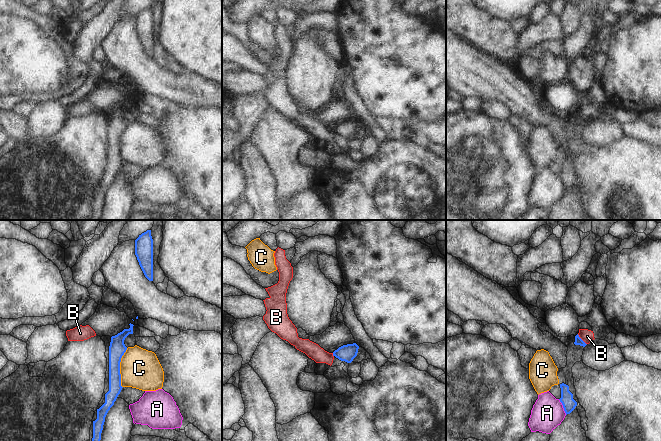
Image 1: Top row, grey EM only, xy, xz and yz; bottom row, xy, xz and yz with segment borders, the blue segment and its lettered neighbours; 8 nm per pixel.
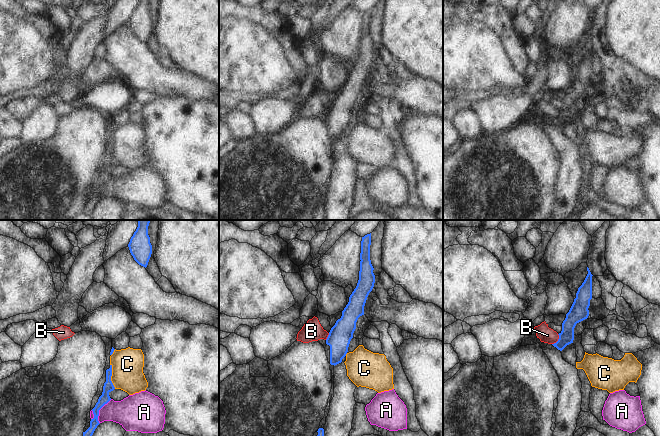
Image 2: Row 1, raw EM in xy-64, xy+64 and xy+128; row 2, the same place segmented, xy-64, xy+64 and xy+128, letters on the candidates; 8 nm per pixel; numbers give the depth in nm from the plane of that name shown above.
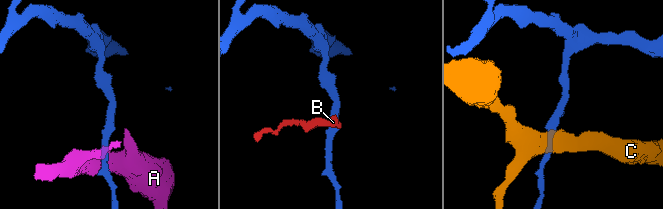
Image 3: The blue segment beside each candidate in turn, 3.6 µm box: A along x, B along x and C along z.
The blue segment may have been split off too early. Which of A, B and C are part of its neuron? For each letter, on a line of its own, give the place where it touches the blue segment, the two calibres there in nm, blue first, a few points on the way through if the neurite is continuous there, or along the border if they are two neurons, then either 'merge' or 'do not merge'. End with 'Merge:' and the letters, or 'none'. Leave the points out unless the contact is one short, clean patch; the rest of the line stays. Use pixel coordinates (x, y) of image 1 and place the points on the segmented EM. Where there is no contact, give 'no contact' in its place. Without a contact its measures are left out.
A: contact yz (563, 407); calibres 110 and 260 nm; border yz (558, 399), (566, 414); do not merge
B: contact yz (581, 339); calibres 60 and 100 nm; border yz (577, 334), (586, 344); do not merge
C: contact xy (119, 368); calibres 140 and 320 nm; do not merge
Merge: none

